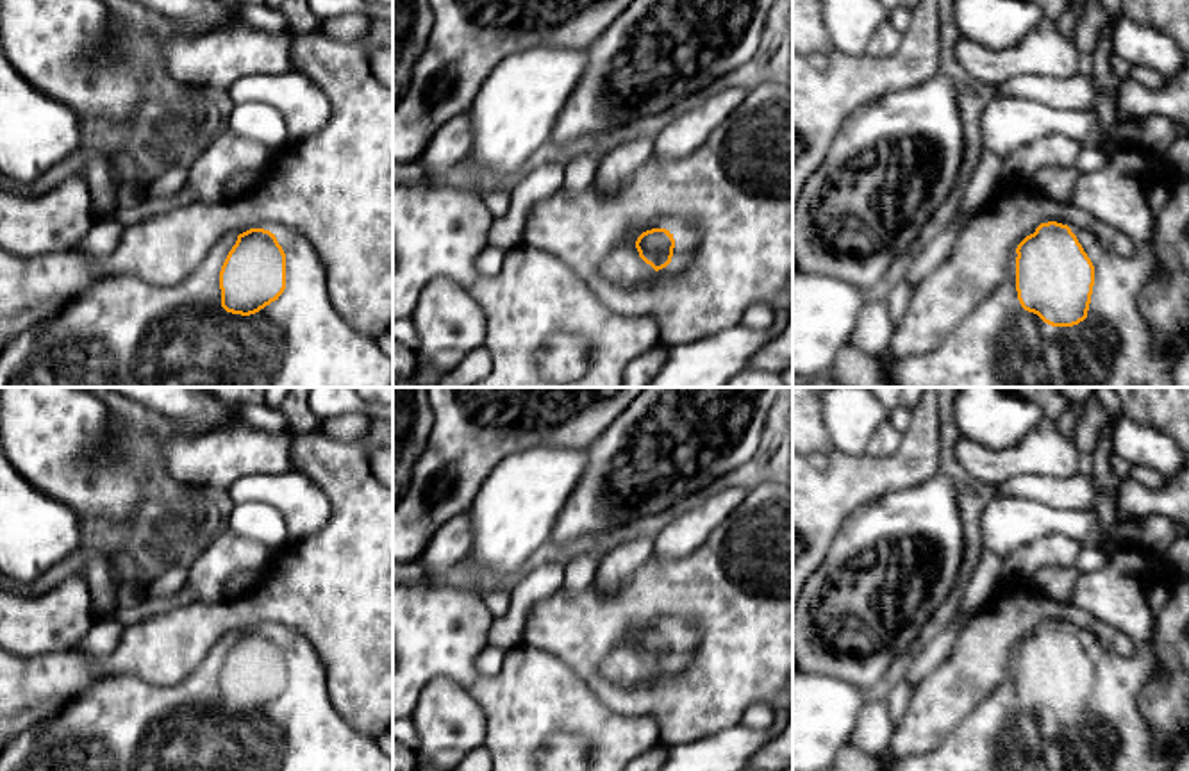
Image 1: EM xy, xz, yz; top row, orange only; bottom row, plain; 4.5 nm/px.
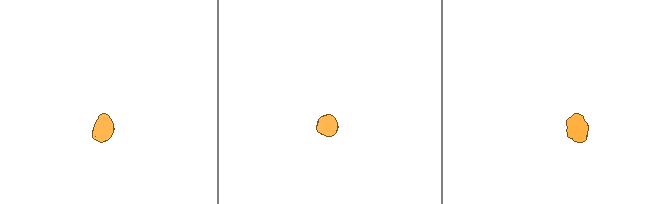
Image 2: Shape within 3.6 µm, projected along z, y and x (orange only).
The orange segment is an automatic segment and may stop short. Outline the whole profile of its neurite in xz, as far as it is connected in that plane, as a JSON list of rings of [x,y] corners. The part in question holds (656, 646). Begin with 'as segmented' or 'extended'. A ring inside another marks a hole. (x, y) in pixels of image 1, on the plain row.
extended; [[[686,623],[677,625],[671,632],[646,630],[636,642],[630,641],[607,657],[602,675],[618,685],[636,685],[653,680],[666,666],[682,671],[698,637],[696,628]]]

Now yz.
extended; [[[1118,544],[1098,571],[1080,573],[1071,601],[1127,632],[1135,653],[1119,655],[1082,628],[1057,621],[1041,623],[1018,644],[1003,682],[934,751],[896,759],[894,771],[1173,771],[1180,750],[1189,742],[1189,732],[1184,741],[1173,741],[1166,751],[1157,753],[1152,728],[1137,709],[1137,696],[1159,671],[1153,635],[1173,585],[1175,576],[1164,560],[1137,544]]]

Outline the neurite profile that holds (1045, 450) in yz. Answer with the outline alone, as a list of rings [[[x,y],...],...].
[[[1043,418],[1010,448],[989,450],[960,437],[953,455],[971,477],[994,485],[1019,475],[1071,477],[1078,473],[1080,450],[1069,435],[1057,428],[1053,419]]]

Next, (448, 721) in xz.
[[[437,676],[421,692],[412,723],[420,737],[418,766],[452,771],[484,744],[486,717],[478,703],[453,680]]]

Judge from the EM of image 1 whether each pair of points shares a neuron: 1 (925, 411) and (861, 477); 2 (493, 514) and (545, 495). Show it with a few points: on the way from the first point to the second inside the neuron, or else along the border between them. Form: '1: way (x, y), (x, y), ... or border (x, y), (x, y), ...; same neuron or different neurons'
1: way (923, 432), (922, 439), (882, 475); same neuron
2: way (506, 514), (527, 495), (532, 495); same neuron

